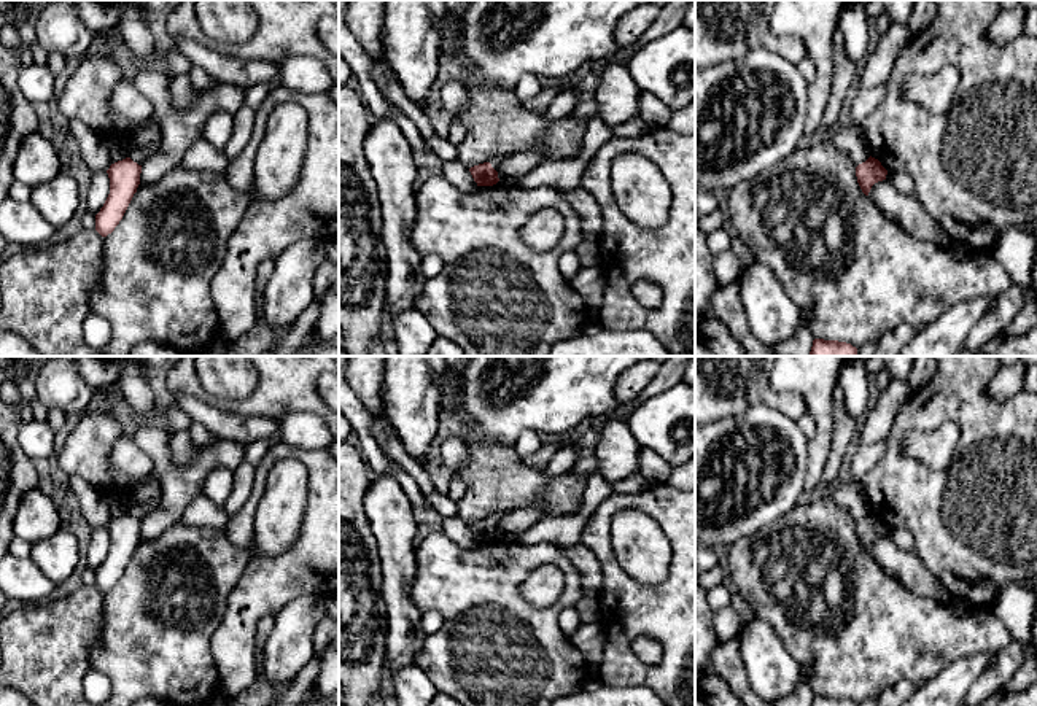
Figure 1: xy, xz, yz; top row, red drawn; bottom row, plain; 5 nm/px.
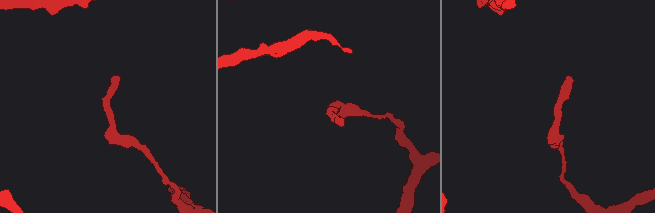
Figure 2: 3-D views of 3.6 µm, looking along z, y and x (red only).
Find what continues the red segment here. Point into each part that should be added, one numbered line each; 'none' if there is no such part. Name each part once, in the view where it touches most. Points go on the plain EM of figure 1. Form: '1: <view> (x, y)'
1: yz (851, 495)

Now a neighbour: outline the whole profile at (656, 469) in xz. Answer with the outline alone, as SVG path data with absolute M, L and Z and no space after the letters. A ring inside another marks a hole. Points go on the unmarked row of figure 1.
M641 448L639 452L639 472L649 485L662 485L668 479L673 466L652 450Z

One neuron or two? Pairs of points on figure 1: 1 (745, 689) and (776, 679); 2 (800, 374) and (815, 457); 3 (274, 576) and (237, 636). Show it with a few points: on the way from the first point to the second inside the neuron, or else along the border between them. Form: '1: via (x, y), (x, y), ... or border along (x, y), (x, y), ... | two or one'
1: border along (741, 651), (748, 682), (753, 689) | two
2: via (816, 395), (821, 411), (821, 436) | one
3: via (260, 592), (250, 601), (250, 609), (239, 620) | one

